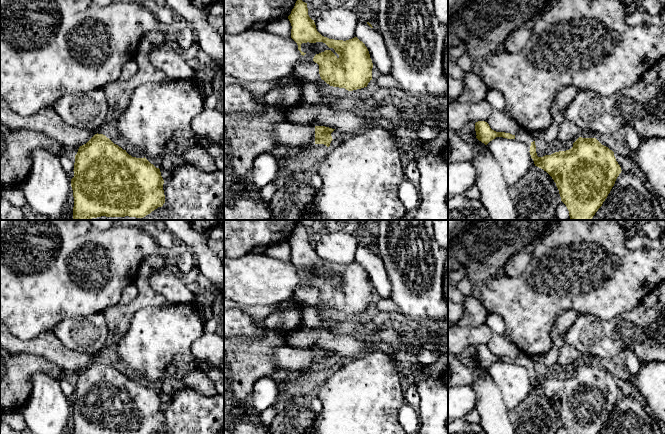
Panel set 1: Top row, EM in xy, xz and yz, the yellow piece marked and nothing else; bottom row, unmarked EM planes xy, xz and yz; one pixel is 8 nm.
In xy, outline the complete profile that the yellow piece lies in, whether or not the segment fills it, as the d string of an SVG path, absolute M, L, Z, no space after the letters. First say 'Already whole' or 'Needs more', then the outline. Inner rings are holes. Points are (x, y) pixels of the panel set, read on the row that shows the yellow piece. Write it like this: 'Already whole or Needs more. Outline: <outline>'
Needs more. Outline: M0 95L0 122L10 129L40 132L56 140L63 148L79 148L75 155L74 177L71 179L73 220L91 220L101 216L143 218L165 203L164 180L159 168L145 157L132 157L103 134L68 125L53 107L22 116L12 111Z

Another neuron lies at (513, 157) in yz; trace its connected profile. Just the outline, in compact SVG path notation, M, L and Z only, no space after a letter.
M496 137L487 146L497 160L508 187L517 183L535 166L528 147L523 142Z

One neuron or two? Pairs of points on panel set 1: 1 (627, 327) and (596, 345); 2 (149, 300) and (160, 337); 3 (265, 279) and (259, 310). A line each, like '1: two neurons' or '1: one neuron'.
1: one neuron
2: two neurons
3: two neurons

